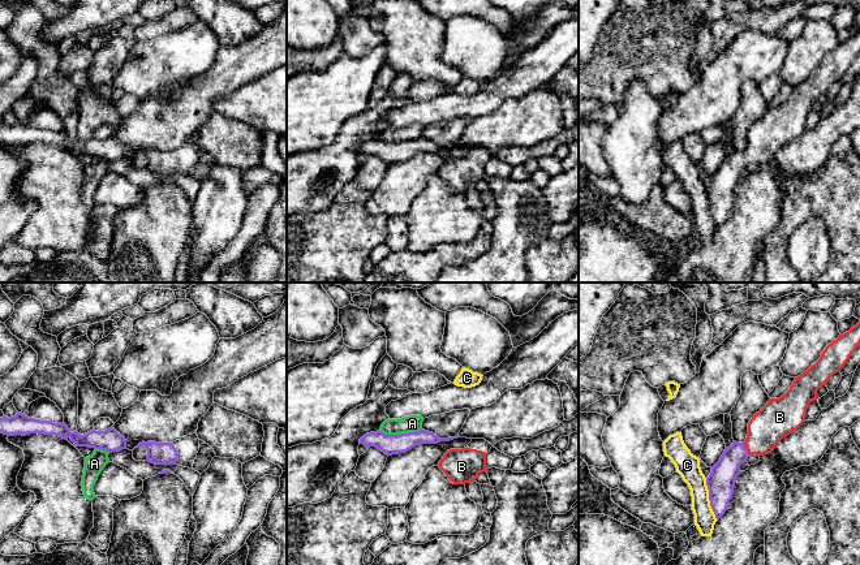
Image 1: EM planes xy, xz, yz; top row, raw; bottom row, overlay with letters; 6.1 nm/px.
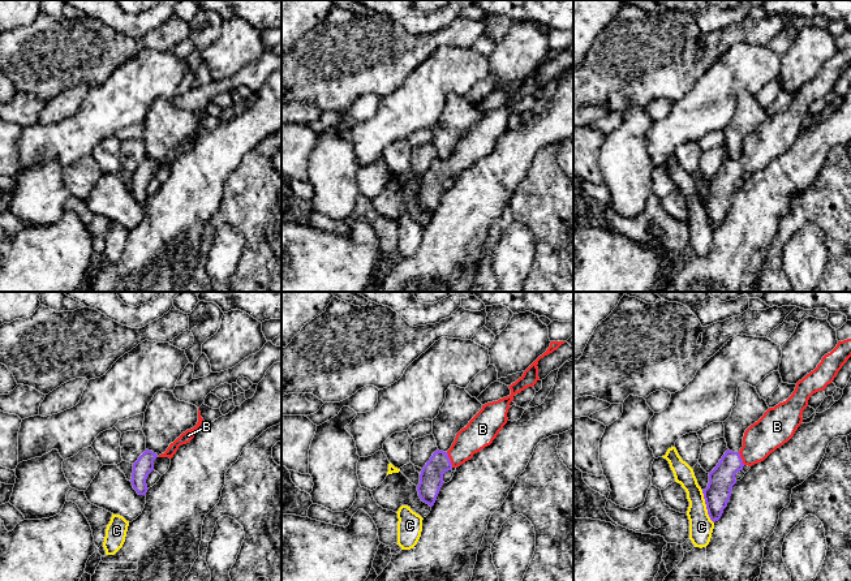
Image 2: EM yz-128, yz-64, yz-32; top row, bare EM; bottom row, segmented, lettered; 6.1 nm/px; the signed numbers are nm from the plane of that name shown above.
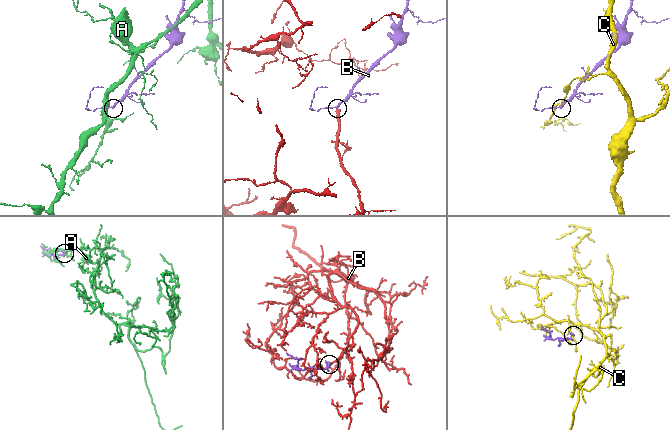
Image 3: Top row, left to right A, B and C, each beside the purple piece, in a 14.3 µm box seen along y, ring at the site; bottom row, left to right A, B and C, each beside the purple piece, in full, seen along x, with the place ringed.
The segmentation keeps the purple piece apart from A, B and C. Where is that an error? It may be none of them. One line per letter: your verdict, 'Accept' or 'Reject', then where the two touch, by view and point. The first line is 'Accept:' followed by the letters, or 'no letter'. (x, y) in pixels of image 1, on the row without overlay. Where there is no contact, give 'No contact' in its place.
Accept: B
A: Reject. Touches purple at xz (400, 142)
B: Accept. Touches purple at yz (745, 156)
C: Reject. Touches purple at yz (709, 207)

